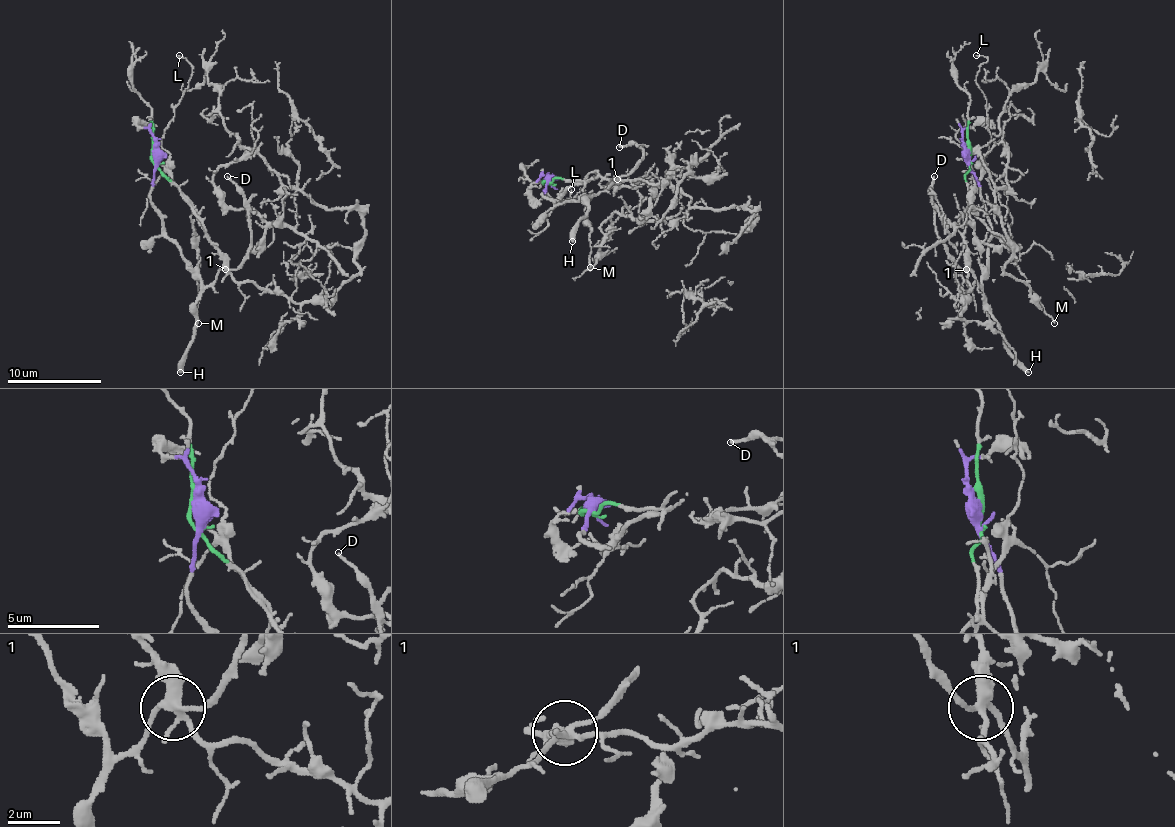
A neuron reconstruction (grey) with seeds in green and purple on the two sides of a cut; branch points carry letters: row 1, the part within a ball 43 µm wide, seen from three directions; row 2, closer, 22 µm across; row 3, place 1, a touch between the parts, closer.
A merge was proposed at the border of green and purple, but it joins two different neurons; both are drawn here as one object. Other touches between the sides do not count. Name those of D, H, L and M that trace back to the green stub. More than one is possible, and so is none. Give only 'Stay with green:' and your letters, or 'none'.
Stay with green: L, M

